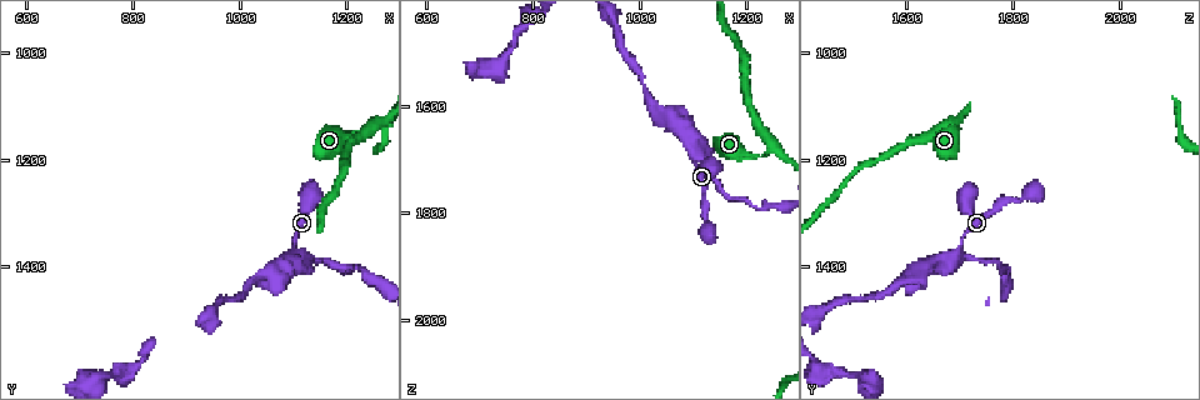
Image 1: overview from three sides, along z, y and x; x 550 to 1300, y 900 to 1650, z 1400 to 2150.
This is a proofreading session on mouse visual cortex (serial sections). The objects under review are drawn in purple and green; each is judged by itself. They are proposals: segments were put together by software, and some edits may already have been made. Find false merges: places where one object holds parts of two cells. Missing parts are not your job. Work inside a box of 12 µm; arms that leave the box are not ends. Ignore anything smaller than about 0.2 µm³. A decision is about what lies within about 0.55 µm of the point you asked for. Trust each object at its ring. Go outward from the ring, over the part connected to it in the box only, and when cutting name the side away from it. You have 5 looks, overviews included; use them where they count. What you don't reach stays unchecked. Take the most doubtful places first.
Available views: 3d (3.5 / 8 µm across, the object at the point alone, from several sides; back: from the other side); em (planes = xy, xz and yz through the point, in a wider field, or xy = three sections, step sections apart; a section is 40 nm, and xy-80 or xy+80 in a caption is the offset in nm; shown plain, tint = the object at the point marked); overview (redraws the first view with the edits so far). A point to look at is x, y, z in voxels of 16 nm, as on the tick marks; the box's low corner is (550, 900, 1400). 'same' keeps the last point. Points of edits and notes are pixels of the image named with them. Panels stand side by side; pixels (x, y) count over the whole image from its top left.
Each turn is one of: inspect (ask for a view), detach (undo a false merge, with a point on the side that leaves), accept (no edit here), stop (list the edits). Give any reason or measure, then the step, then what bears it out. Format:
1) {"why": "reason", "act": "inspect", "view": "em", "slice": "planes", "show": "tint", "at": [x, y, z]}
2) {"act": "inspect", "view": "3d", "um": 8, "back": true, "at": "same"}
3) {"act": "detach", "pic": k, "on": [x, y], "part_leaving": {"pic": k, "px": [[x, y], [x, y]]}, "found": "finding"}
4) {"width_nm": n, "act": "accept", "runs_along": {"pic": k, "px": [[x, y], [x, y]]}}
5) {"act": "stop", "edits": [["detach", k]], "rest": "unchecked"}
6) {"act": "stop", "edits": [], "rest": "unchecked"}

{"why": "sharp bend", "act": "inspect", "view": "3d", "um": 8, "at": [1245, 1130, 1685]}

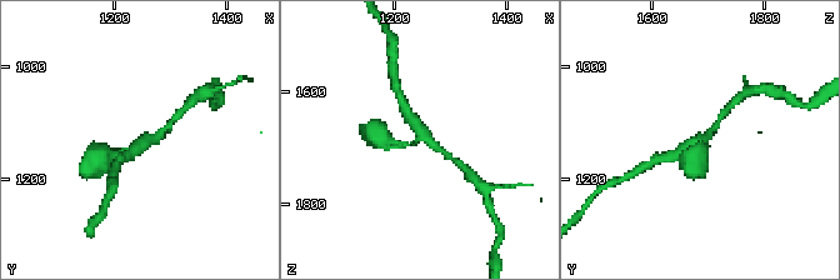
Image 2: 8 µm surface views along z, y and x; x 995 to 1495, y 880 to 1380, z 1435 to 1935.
{"act": "inspect", "view": "3d", "um": 3.5, "at": [1250, 1135, 1680]}

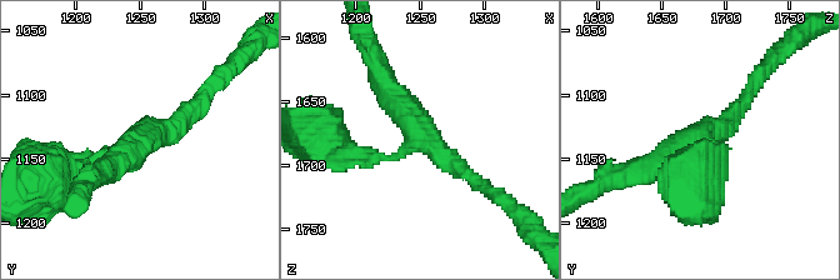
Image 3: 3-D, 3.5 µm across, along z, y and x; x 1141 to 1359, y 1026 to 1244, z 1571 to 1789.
{"arms": 3, "arm_widths_nm": [200, 250, 300], "why": "need the tissue", "act": "inspect", "view": "em", "slice": "xy", "step": 3, "show": "tint", "at": [1246, 1132, 1682]}

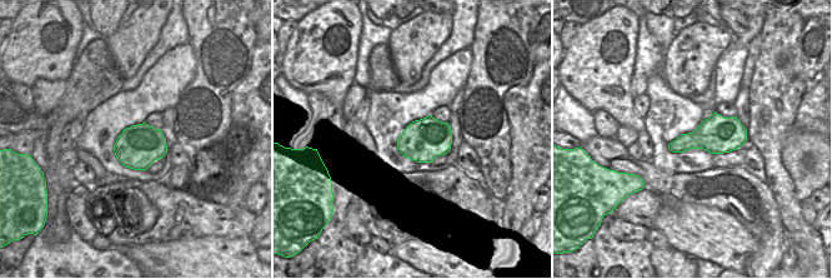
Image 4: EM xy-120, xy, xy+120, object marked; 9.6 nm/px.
{"act": "accept", "runs_along": {"pic": 3, "px": [[710, 171], [704, 136], [640, 171]]}, "found": "one cell here"}

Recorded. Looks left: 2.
{"why": "sudden change in width", "act": "inspect", "view": "3d", "um": 8, "back": true, "at": [1110, 1375, 1695]}

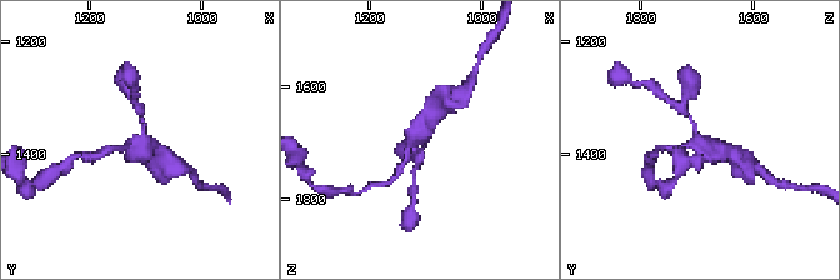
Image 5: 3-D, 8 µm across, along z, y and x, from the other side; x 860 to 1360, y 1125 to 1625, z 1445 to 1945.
{"act": "inspect", "view": "em", "slice": "planes", "show": "tint", "at": [1110, 1375, 1690]}

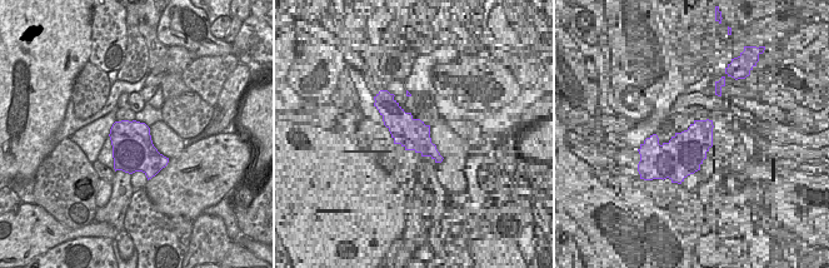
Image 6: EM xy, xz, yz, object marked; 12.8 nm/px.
{"act": "accept", "runs_along": {"pic": 5, "px": [[683, 111], [704, 145], [728, 150]]}, "found": "all the same cell"}

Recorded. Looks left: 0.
{"act": "stop", "edits": [], "rest": "unchecked"}

